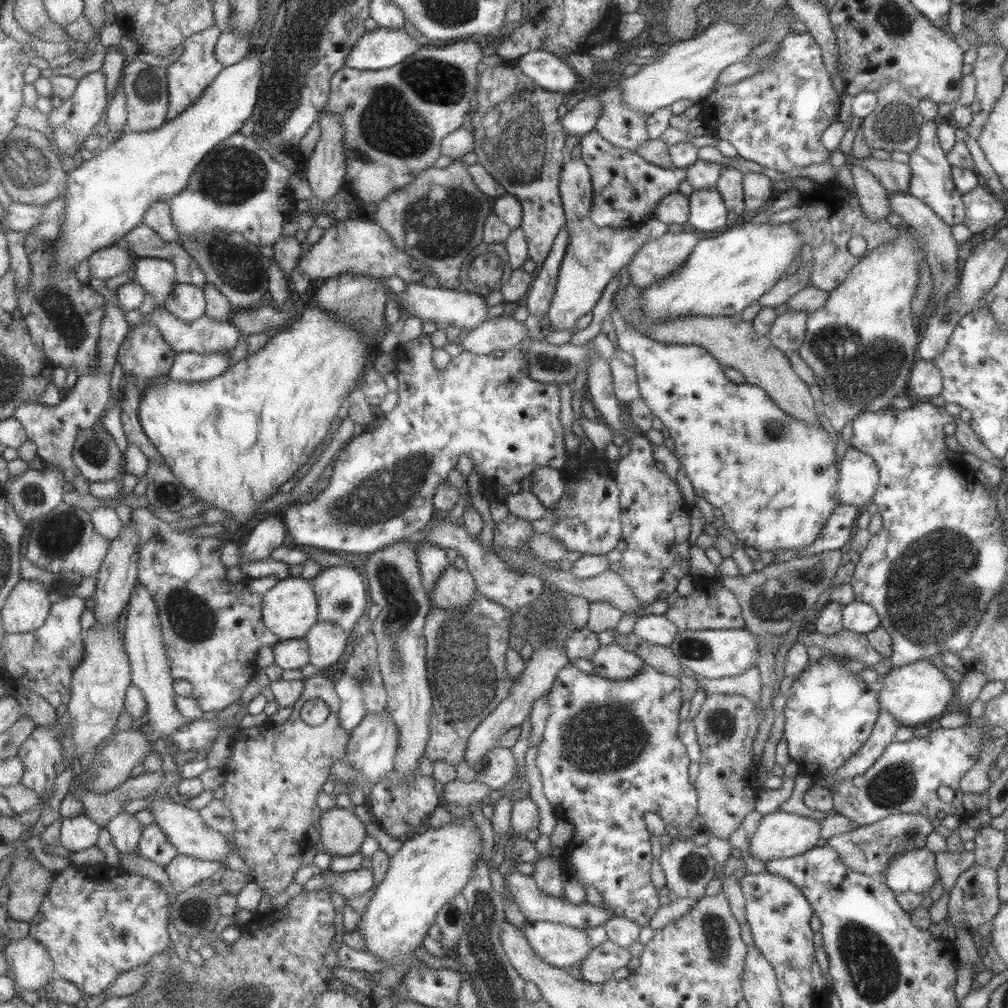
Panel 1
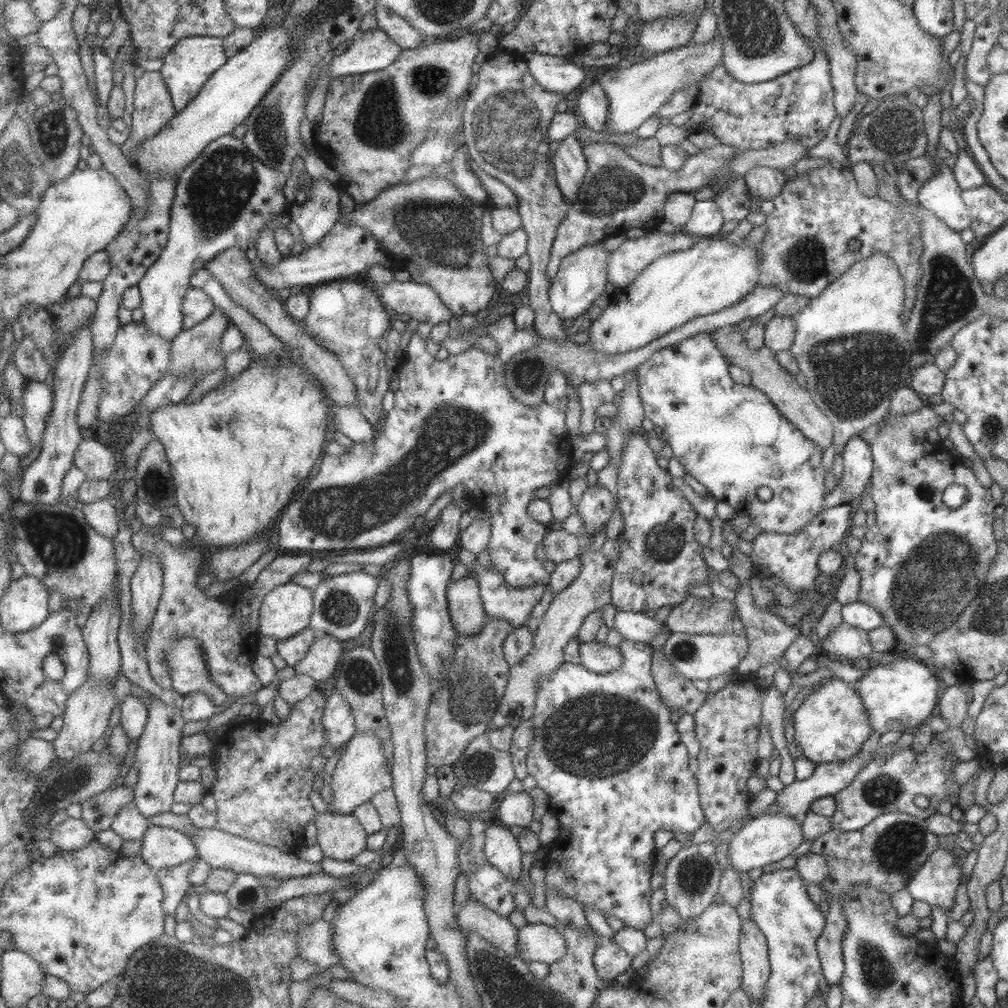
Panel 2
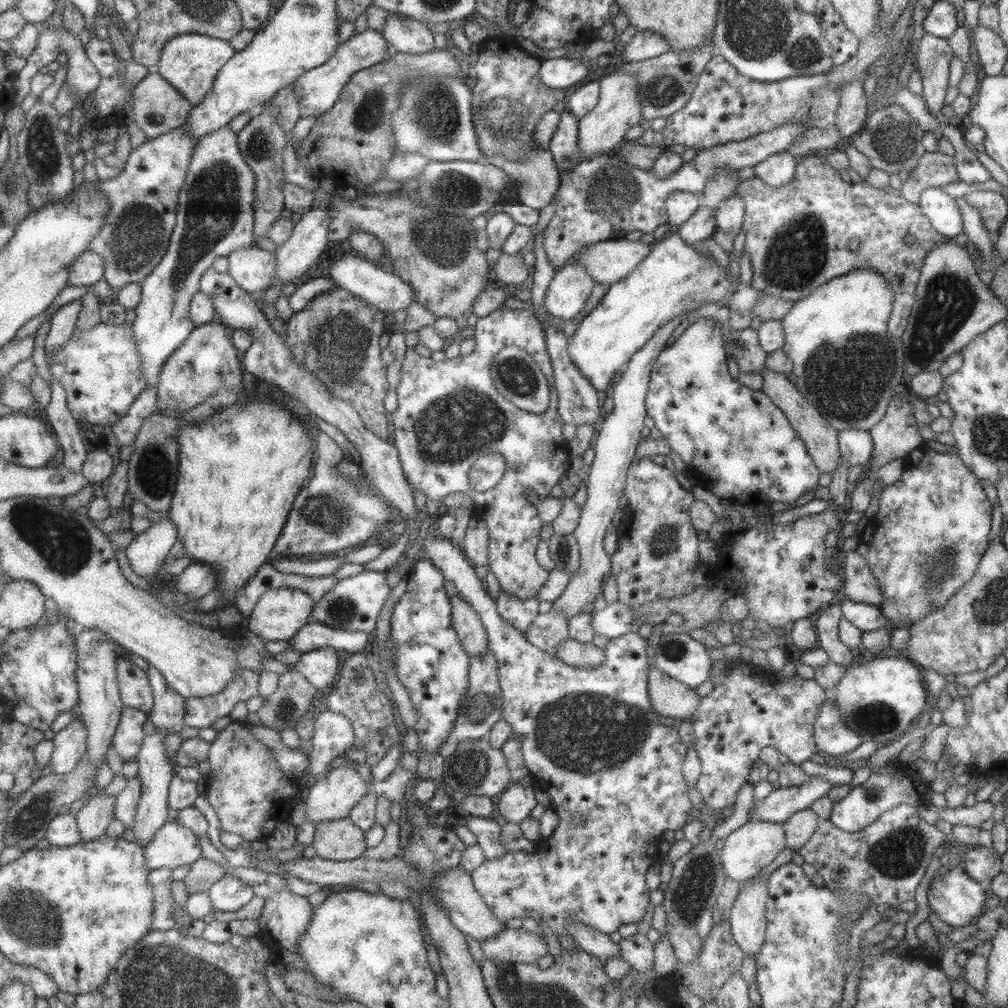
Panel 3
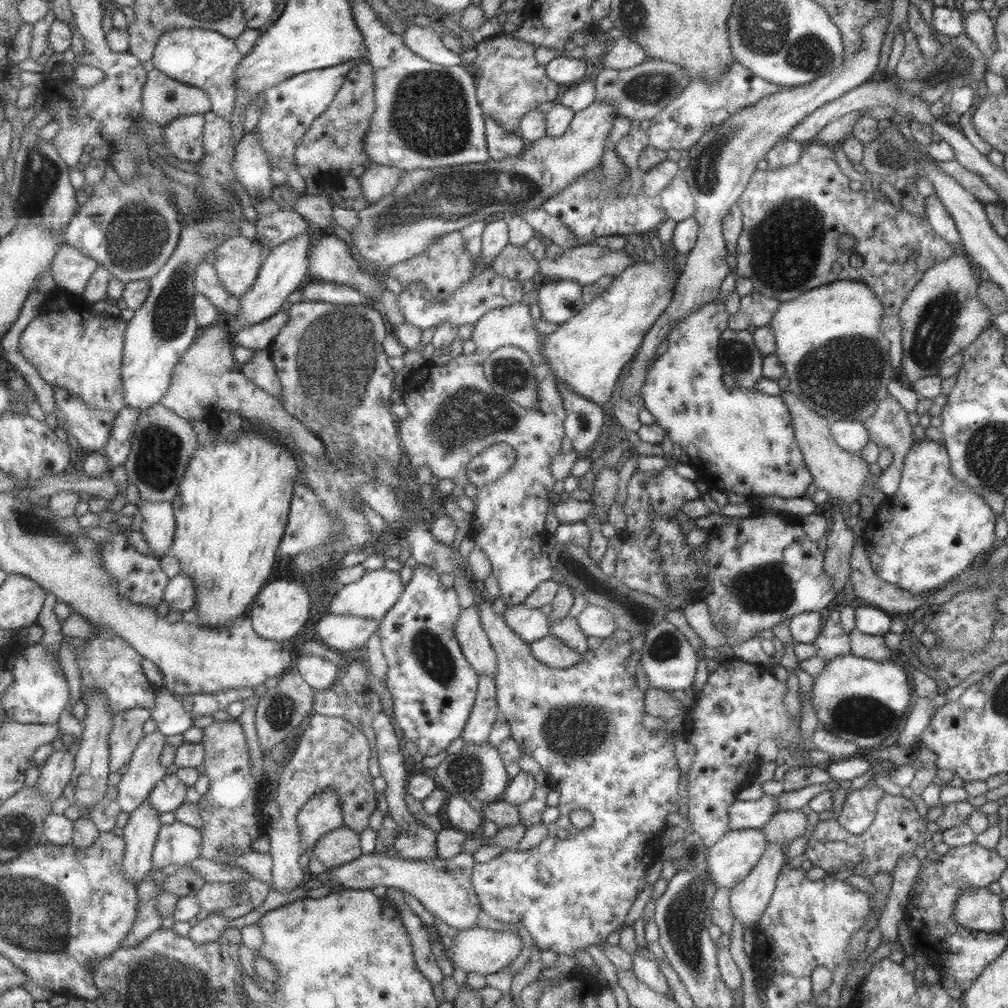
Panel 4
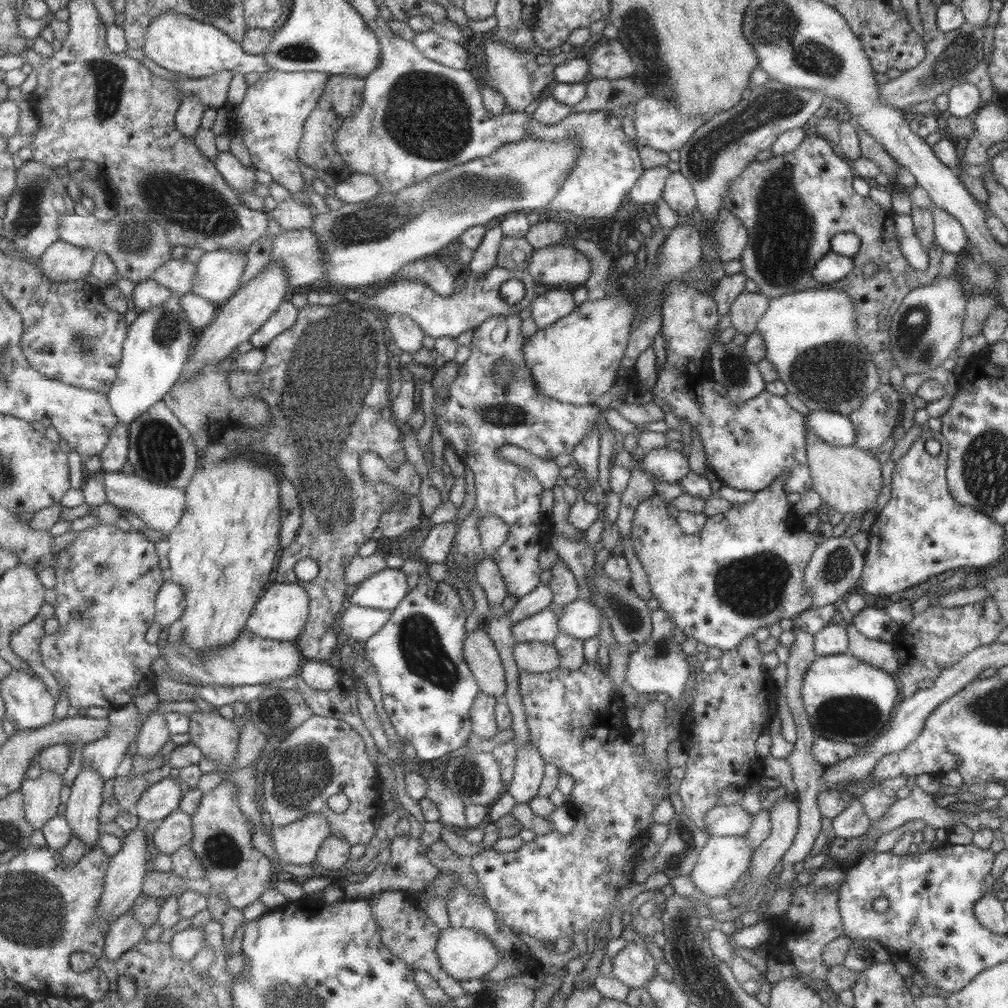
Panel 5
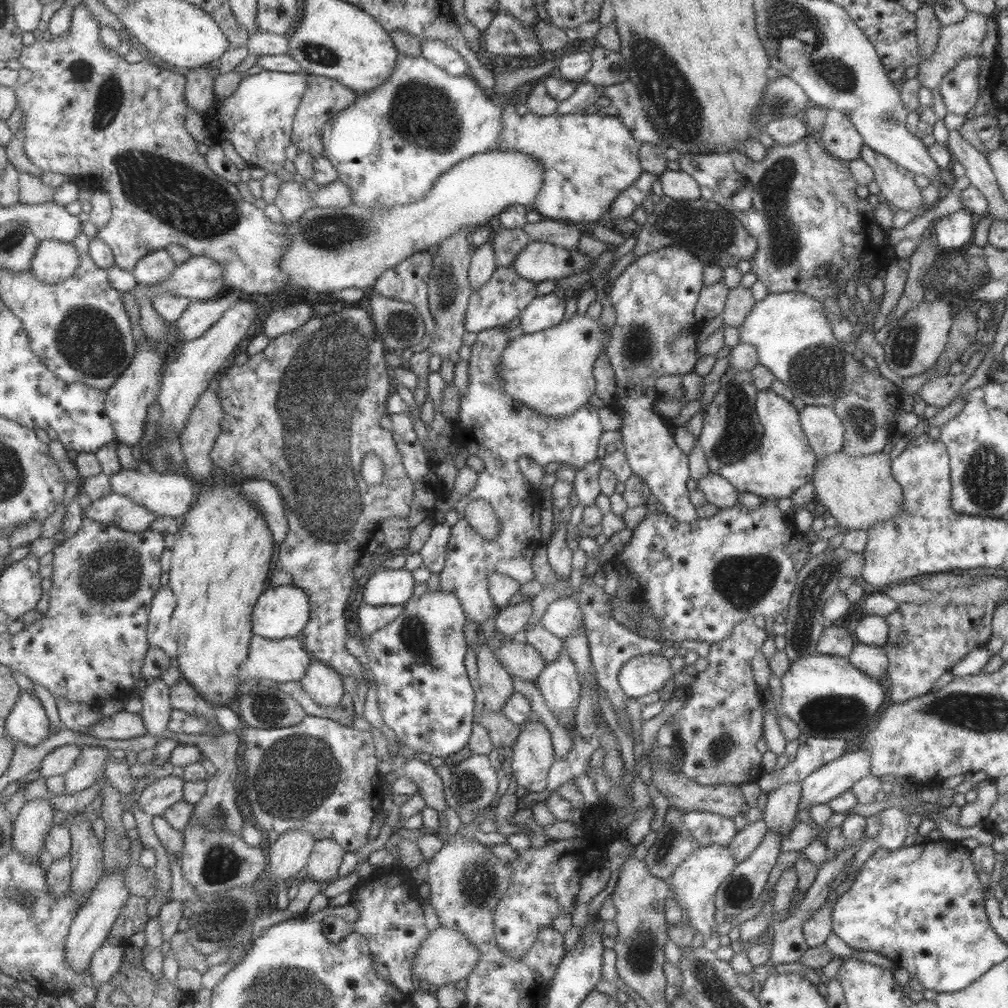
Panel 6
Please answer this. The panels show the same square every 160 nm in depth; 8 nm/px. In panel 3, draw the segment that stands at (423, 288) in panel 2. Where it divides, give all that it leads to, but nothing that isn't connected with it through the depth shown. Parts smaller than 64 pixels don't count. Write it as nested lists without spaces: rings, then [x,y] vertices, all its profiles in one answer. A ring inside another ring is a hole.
[[[345,251],[335,259],[330,268],[330,275],[339,287],[350,290],[355,296],[387,311],[390,315],[397,310],[407,310],[415,300],[416,292],[409,283],[394,272],[385,272],[383,268],[359,257],[355,252]]]

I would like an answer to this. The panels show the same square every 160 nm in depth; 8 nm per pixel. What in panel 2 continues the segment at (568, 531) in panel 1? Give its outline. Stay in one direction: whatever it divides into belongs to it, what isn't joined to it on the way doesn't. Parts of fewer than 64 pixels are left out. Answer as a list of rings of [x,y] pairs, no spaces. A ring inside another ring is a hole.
[[[599,483],[588,486],[581,495],[577,514],[582,518],[582,530],[586,534],[599,534],[605,530],[607,520],[611,518],[616,507],[616,500],[609,490]]]

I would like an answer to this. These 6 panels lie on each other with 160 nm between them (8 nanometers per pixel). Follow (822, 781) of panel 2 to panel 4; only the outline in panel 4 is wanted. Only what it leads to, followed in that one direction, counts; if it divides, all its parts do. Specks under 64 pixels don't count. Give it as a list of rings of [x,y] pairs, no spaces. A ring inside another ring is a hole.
[[[762,794],[760,798],[737,800],[728,808],[730,830],[761,829],[777,808],[778,796]]]

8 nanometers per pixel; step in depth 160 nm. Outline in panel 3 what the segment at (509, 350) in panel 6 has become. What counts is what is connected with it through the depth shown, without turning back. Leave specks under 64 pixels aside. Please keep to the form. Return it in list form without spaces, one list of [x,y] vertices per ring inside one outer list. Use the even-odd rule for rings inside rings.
[[[670,227],[660,241],[652,244],[645,259],[621,281],[610,284],[600,303],[581,317],[575,332],[571,337],[567,337],[567,350],[573,364],[588,378],[588,382],[596,391],[608,393],[613,374],[624,370],[628,358],[637,352],[658,328],[690,308],[698,308],[710,302],[719,303],[719,299],[729,290],[727,273],[721,270],[721,266],[712,256],[703,256],[703,253],[685,244],[675,228]]]

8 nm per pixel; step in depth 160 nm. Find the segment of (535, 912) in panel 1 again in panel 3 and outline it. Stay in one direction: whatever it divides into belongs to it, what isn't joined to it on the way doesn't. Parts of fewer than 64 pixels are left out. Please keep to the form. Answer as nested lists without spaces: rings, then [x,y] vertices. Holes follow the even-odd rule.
[[[461,815],[461,822],[476,836],[476,843],[487,860],[501,858],[508,850],[499,840],[500,826],[493,819]]]

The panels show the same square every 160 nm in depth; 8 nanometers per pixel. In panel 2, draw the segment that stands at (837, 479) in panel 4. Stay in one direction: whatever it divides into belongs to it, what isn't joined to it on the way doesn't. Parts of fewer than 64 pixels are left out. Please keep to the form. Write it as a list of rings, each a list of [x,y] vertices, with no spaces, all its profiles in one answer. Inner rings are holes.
[[[736,325],[712,330],[710,339],[721,351],[723,358],[729,365],[738,366],[741,370],[749,373],[750,386],[763,392],[779,414],[795,425],[806,439],[809,439],[816,447],[821,447],[822,450],[833,443],[832,422],[813,404],[813,399],[808,395],[807,389],[797,385],[794,375],[787,372],[775,360],[774,352],[770,348],[763,346],[760,349],[751,350],[745,344],[744,332]]]

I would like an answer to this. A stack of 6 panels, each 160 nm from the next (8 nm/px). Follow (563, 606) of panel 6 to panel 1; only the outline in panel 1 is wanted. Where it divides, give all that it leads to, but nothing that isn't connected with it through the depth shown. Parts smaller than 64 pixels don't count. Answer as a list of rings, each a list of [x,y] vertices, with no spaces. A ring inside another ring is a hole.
[[[645,614],[635,618],[632,632],[641,641],[669,647],[678,630],[664,615]]]

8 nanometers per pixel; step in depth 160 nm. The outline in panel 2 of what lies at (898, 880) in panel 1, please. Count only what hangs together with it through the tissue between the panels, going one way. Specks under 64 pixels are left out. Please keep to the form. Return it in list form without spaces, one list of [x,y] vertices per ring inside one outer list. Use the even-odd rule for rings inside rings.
[[[944,848],[935,849],[927,856],[924,863],[918,866],[915,872],[911,873],[907,884],[905,884],[905,890],[907,890],[907,893],[909,893],[913,900],[922,900],[930,906],[940,906],[948,915],[953,897],[961,882],[959,877],[964,875],[959,869],[959,859],[961,858],[956,858],[952,852]]]

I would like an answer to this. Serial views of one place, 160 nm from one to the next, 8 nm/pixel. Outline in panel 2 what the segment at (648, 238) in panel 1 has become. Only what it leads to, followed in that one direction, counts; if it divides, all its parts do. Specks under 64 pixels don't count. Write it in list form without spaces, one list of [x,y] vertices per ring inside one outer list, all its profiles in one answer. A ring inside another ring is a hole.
[[[571,133],[567,139],[559,142],[552,157],[556,189],[561,192],[563,201],[569,206],[569,203],[575,203],[577,191],[585,177],[586,161],[583,157],[583,146],[579,145],[577,137]],[[597,241],[571,251],[561,260],[557,273],[548,288],[550,307],[560,319],[564,321],[581,317],[591,306],[593,300],[603,292],[607,284],[605,268],[609,254],[610,252],[601,245],[601,241]]]

